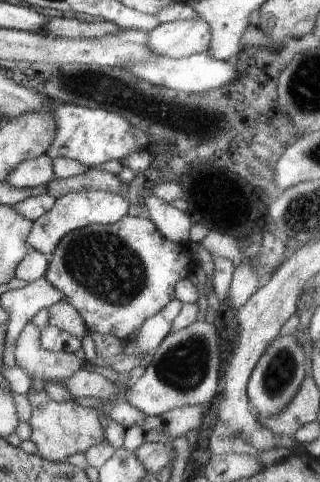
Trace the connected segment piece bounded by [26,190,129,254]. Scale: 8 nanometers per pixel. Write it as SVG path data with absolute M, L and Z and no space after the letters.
M85 190L65 194L55 199L51 209L32 222L26 239L27 247L42 254L53 253L55 246L65 234L94 223L99 225L114 224L119 218L126 215L127 210L129 210L129 202L127 202L124 194L101 190Z

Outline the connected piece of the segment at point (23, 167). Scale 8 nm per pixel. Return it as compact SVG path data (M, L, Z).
M46 154L35 159L26 159L19 162L3 180L13 189L33 189L43 187L52 180L52 160Z

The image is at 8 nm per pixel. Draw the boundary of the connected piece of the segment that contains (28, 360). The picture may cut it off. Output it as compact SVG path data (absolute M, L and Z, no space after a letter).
M26 323L14 341L14 364L29 377L59 381L80 369L81 361L72 353L48 352L39 347L40 329Z

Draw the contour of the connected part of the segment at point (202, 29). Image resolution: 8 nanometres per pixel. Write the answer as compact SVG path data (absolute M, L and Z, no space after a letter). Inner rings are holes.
M199 16L157 24L149 33L146 46L171 59L208 50L210 26Z

